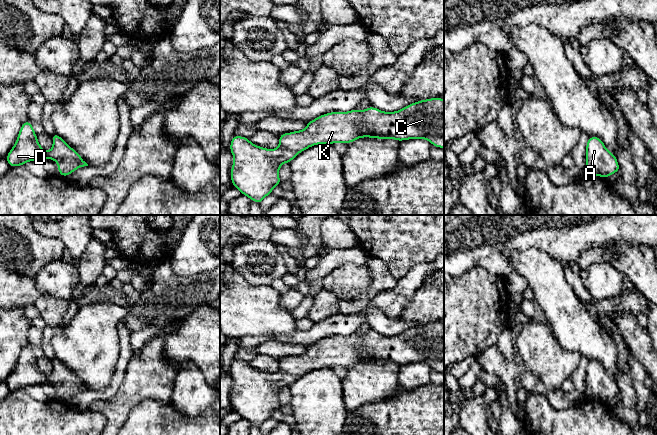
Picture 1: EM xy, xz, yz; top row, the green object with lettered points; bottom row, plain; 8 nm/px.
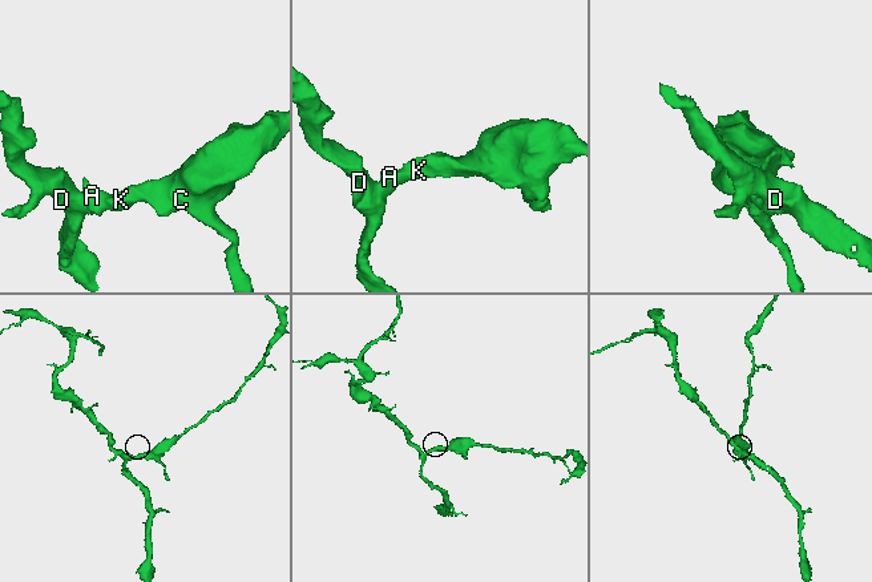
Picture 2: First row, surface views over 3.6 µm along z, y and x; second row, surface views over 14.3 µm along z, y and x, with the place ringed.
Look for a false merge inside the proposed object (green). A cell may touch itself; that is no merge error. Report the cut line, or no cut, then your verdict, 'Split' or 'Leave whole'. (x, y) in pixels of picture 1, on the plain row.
No split. Leave whole

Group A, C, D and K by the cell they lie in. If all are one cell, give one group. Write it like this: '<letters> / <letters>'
A C D K

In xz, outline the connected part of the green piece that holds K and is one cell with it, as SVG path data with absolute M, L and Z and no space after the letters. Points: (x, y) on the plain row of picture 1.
M440 321L414 326L395 336L384 336L373 330L360 335L334 335L320 339L307 346L305 353L283 357L279 361L277 373L257 370L247 361L233 359L230 375L234 381L231 391L231 407L242 419L249 421L258 429L279 410L279 392L283 387L290 387L299 377L317 368L350 368L358 362L395 363L399 366L409 363L426 363L433 370L444 372L444 324Z

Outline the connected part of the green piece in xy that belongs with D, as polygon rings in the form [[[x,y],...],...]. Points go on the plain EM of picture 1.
[[[25,345],[21,349],[16,367],[6,380],[9,390],[23,390],[29,385],[50,382],[57,386],[58,397],[63,401],[67,401],[80,391],[88,390],[82,381],[56,356],[51,360],[53,371],[46,376],[38,366],[31,346]]]

